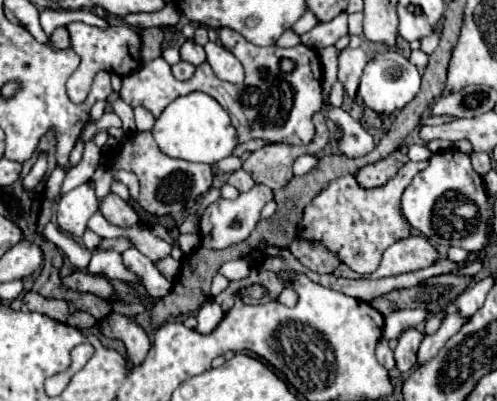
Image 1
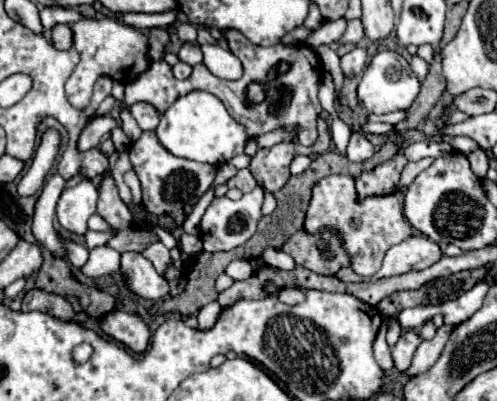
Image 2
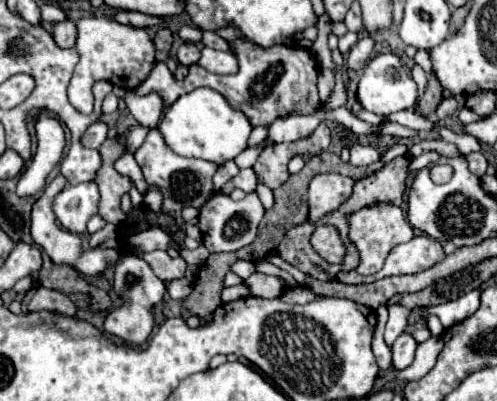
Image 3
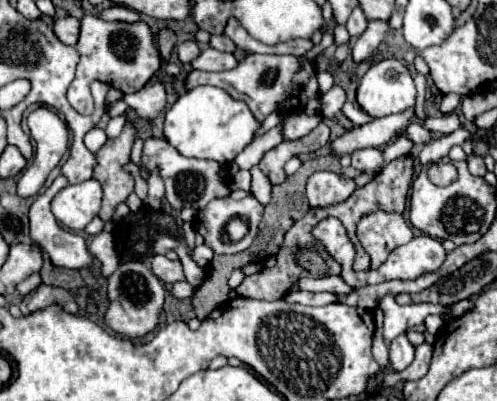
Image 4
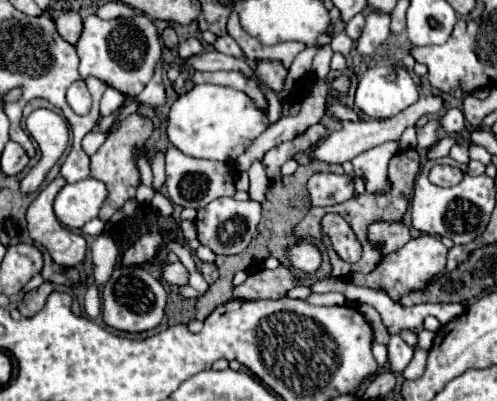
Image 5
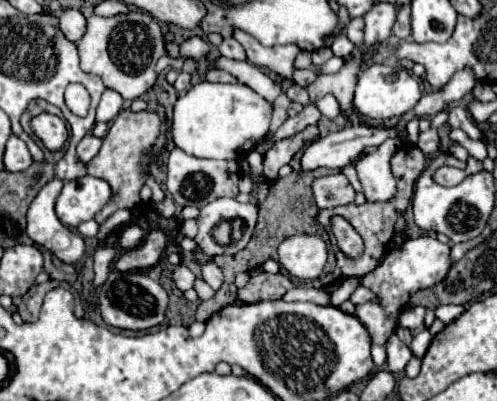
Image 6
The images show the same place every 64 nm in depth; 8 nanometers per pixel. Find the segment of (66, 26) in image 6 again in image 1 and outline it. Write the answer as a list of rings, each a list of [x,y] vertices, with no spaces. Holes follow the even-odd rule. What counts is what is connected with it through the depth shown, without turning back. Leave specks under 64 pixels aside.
[[[56,28],[54,34],[50,36],[50,42],[54,48],[70,48],[70,38],[66,28]]]

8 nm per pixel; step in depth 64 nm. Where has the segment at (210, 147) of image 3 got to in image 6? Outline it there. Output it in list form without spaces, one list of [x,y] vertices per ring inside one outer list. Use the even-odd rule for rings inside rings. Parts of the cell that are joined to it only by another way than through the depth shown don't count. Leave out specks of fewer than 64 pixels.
[[[200,82],[174,104],[172,140],[190,156],[214,160],[240,160],[256,148],[270,128],[272,106],[246,84]]]

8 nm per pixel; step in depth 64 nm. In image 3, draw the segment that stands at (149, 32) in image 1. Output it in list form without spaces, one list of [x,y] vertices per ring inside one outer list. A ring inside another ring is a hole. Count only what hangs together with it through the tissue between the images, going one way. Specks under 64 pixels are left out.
[[[160,28],[154,36],[154,46],[156,46],[156,60],[166,62],[168,60],[168,50],[172,46],[172,32],[168,28]]]

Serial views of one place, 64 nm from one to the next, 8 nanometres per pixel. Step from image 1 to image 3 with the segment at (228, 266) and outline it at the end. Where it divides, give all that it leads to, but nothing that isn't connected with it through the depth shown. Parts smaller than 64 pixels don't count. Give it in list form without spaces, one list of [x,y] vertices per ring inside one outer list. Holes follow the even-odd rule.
[[[238,260],[230,266],[230,272],[234,272],[236,276],[240,276],[242,280],[250,278],[254,274],[254,264],[252,262],[246,262],[246,260]]]

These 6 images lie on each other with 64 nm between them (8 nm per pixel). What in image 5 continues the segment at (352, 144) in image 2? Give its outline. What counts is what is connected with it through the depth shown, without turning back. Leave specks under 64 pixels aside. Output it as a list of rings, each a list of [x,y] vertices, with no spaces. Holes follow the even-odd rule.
[[[398,142],[380,144],[376,148],[370,148],[368,152],[362,152],[360,156],[352,158],[356,176],[364,178],[368,192],[386,192],[388,180],[386,180],[386,168],[390,158],[396,154]]]

